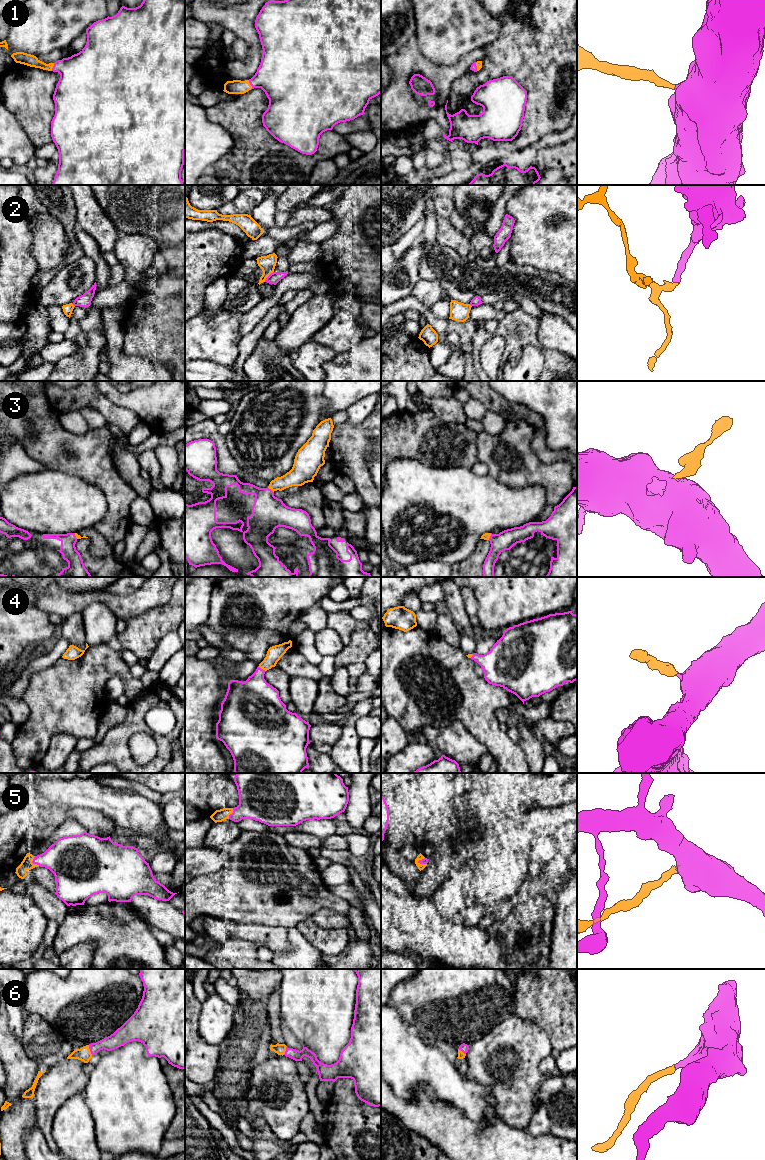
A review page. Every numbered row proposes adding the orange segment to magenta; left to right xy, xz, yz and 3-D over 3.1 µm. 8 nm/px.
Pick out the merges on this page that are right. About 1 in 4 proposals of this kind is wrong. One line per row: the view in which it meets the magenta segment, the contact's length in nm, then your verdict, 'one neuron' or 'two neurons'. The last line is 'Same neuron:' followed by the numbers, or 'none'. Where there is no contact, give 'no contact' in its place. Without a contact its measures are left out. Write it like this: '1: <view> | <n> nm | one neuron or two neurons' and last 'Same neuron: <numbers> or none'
1: xz | 80 nm | one neuron
2: xz | 120 nm | two neurons
3: xz | 60 nm | one neuron
4: xz | 80 nm | one neuron
5: xy | 90 nm | one neuron
6: xy | 90 nm | one neuron
Same neuron: 1, 3, 4, 5, 6

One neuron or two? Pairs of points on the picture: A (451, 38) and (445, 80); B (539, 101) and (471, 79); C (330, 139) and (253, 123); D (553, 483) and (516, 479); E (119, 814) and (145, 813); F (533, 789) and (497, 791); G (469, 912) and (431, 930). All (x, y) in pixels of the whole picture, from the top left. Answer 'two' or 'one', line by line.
A: two
B: one
C: one
D: one
E: one
F: two
G: two

